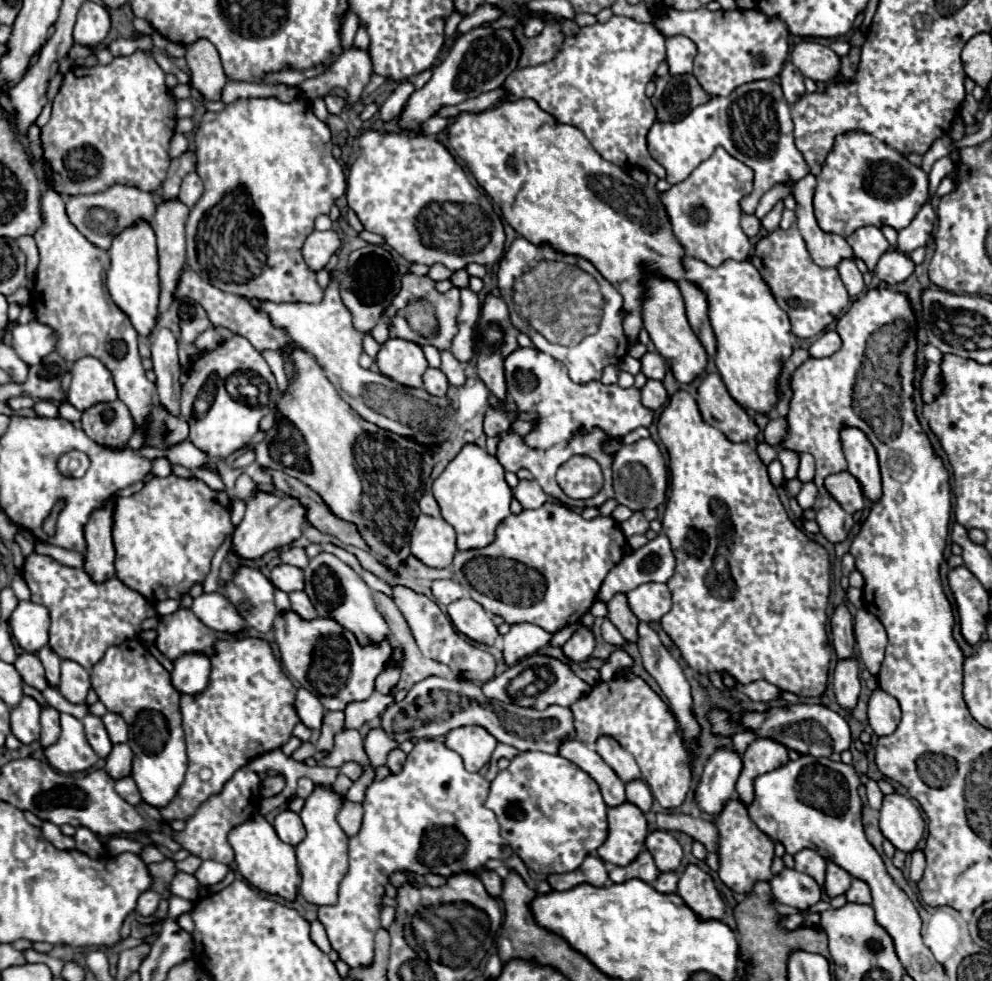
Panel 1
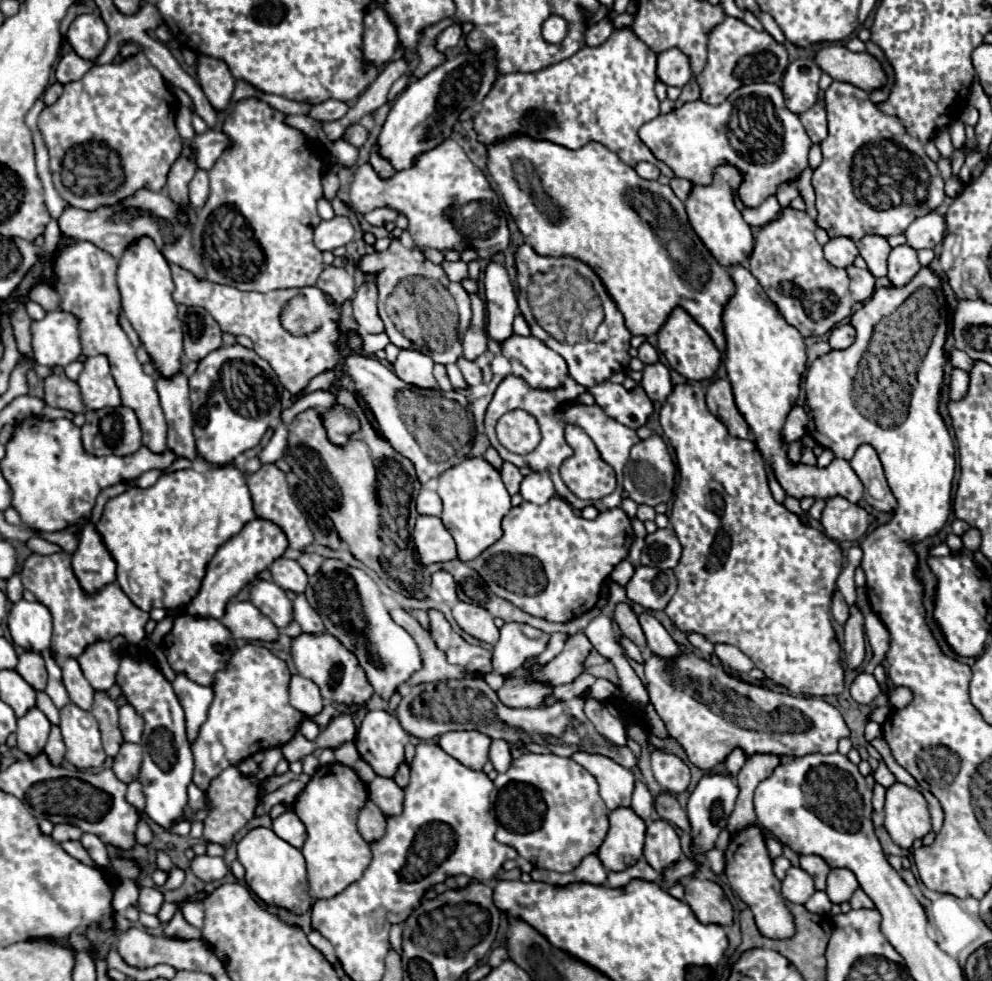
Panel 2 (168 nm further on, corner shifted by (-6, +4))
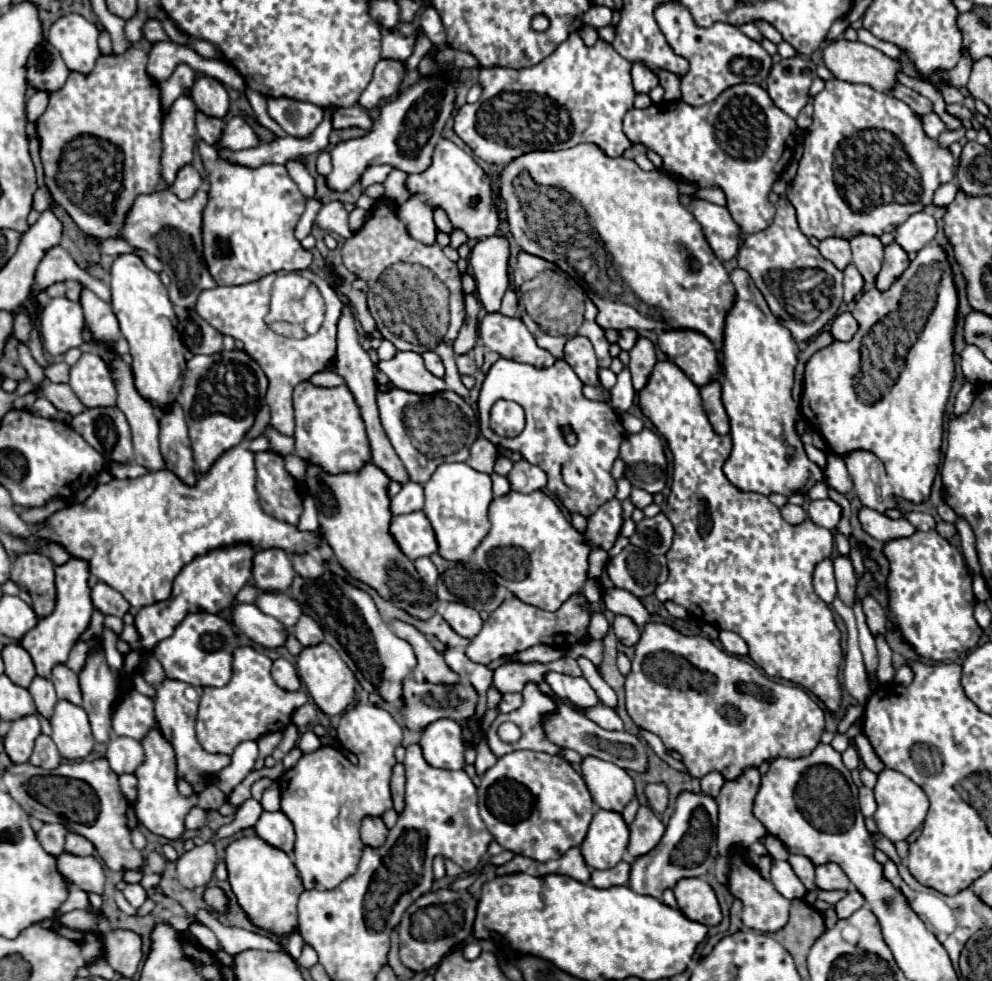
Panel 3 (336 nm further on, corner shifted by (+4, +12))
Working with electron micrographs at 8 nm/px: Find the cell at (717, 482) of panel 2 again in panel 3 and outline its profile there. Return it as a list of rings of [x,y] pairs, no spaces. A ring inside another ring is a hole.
[[[657,361],[645,389],[639,391],[639,403],[643,407],[643,413],[651,419],[651,423],[657,427],[657,431],[665,437],[671,453],[673,453],[673,485],[671,485],[671,493],[667,497],[667,507],[665,507],[665,515],[667,519],[673,523],[675,527],[675,535],[673,535],[673,545],[671,549],[667,551],[667,565],[669,565],[669,577],[665,581],[665,585],[659,585],[655,589],[655,595],[661,603],[667,603],[667,601],[673,601],[681,607],[685,607],[687,611],[691,611],[696,617],[703,619],[705,623],[711,623],[715,625],[717,629],[725,629],[725,631],[735,631],[749,647],[749,657],[753,659],[753,663],[757,667],[761,667],[769,677],[781,677],[781,679],[787,679],[807,691],[811,691],[813,695],[817,695],[821,701],[827,703],[827,707],[831,709],[837,709],[839,707],[839,701],[841,701],[841,689],[839,689],[839,681],[837,681],[837,675],[839,675],[839,665],[841,665],[841,659],[843,659],[843,653],[841,653],[841,647],[839,647],[839,641],[841,641],[841,633],[833,621],[833,615],[831,615],[831,609],[815,595],[813,591],[813,571],[817,567],[817,563],[821,563],[823,559],[831,557],[833,553],[833,533],[829,529],[823,529],[819,525],[815,525],[811,519],[799,523],[799,525],[791,525],[787,523],[779,509],[765,497],[765,495],[759,495],[759,493],[743,493],[739,491],[735,485],[729,483],[729,479],[725,477],[723,473],[723,465],[731,453],[731,437],[729,435],[719,435],[713,431],[705,411],[703,411],[703,405],[701,405],[701,397],[699,397],[699,387],[677,367],[673,365],[671,361]]]

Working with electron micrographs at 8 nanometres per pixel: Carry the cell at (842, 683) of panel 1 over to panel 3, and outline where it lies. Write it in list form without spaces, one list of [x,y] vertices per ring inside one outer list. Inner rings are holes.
[[[837,557],[833,561],[835,565],[835,577],[837,577],[837,597],[847,605],[853,607],[855,603],[855,573],[853,573],[853,565],[851,559],[847,557]]]

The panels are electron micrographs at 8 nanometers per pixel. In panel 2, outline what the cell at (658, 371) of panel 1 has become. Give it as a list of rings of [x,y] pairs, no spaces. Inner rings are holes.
[[[647,341],[639,347],[639,355],[637,355],[645,365],[649,365],[649,363],[655,363],[655,361],[659,361],[659,357],[657,357],[657,351],[655,351],[655,347],[651,347]]]

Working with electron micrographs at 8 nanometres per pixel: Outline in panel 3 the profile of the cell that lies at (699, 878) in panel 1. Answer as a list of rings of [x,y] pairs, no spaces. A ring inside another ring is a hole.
[[[685,877],[681,879],[675,889],[677,907],[693,921],[703,925],[719,925],[721,923],[721,909],[711,885],[701,877]]]

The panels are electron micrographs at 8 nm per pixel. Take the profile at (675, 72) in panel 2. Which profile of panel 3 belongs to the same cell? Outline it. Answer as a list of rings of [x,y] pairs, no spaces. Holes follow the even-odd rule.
[[[635,63],[633,65],[633,87],[637,89],[637,93],[649,93],[653,87],[659,85],[659,77],[653,69],[649,69],[645,63]]]

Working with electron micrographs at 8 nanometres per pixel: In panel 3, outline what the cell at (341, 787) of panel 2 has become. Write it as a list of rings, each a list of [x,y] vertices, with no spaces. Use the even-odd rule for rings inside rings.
[[[355,705],[353,709],[345,711],[339,723],[339,743],[347,745],[347,751],[351,751],[359,761],[353,765],[337,747],[321,747],[309,755],[303,755],[299,763],[285,771],[279,779],[281,789],[281,811],[291,819],[295,825],[295,849],[293,849],[293,863],[303,879],[305,889],[335,889],[341,881],[351,877],[357,869],[357,863],[361,859],[363,843],[359,839],[359,825],[365,815],[383,815],[387,809],[391,809],[391,791],[389,791],[389,779],[391,769],[395,765],[393,751],[397,745],[401,745],[403,729],[399,723],[381,707],[377,705]]]

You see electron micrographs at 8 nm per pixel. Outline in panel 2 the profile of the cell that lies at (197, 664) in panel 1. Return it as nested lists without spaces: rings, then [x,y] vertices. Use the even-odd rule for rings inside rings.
[[[177,675],[173,681],[173,689],[177,693],[177,699],[185,711],[185,727],[187,727],[187,739],[189,743],[195,741],[199,735],[199,727],[207,719],[207,709],[213,701],[213,689],[201,687],[187,679],[185,675]]]

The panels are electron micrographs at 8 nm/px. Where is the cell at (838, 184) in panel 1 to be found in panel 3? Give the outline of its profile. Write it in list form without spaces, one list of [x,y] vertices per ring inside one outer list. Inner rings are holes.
[[[831,77],[825,81],[825,89],[815,95],[813,123],[805,135],[805,151],[799,161],[799,171],[793,185],[787,189],[787,199],[797,211],[799,229],[807,237],[855,237],[857,233],[883,235],[893,231],[905,217],[923,211],[933,201],[935,189],[951,181],[953,155],[949,149],[941,149],[935,139],[923,133],[921,119],[903,101],[869,89],[869,85],[851,85]]]

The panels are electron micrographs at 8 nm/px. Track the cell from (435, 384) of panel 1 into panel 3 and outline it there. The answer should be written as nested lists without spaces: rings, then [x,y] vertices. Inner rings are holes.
[[[425,351],[425,353],[423,353],[423,359],[425,359],[425,367],[427,367],[435,377],[443,379],[443,375],[445,375],[445,367],[443,367],[441,359],[437,357],[437,353],[433,353],[433,351]]]

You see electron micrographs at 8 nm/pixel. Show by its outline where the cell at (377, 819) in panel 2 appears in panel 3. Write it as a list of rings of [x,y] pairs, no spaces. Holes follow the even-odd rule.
[[[365,817],[361,821],[361,841],[365,845],[371,845],[371,847],[383,845],[385,837],[387,837],[387,827],[381,817]]]

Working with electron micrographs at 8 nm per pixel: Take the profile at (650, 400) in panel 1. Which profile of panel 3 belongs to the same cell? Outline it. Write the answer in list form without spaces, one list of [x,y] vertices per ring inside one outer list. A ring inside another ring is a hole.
[[[639,337],[635,347],[631,349],[631,361],[629,361],[629,371],[633,377],[635,391],[641,391],[647,385],[655,363],[657,363],[657,357],[655,357],[653,343],[645,337]]]

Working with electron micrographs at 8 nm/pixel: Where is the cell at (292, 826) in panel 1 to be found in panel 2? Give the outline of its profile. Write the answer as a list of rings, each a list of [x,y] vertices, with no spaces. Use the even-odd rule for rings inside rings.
[[[287,811],[283,815],[279,815],[275,821],[273,821],[273,833],[277,837],[281,837],[283,841],[287,841],[289,845],[301,849],[301,845],[305,843],[307,839],[307,831],[305,831],[305,825],[301,823],[301,819],[293,813],[293,811]]]

